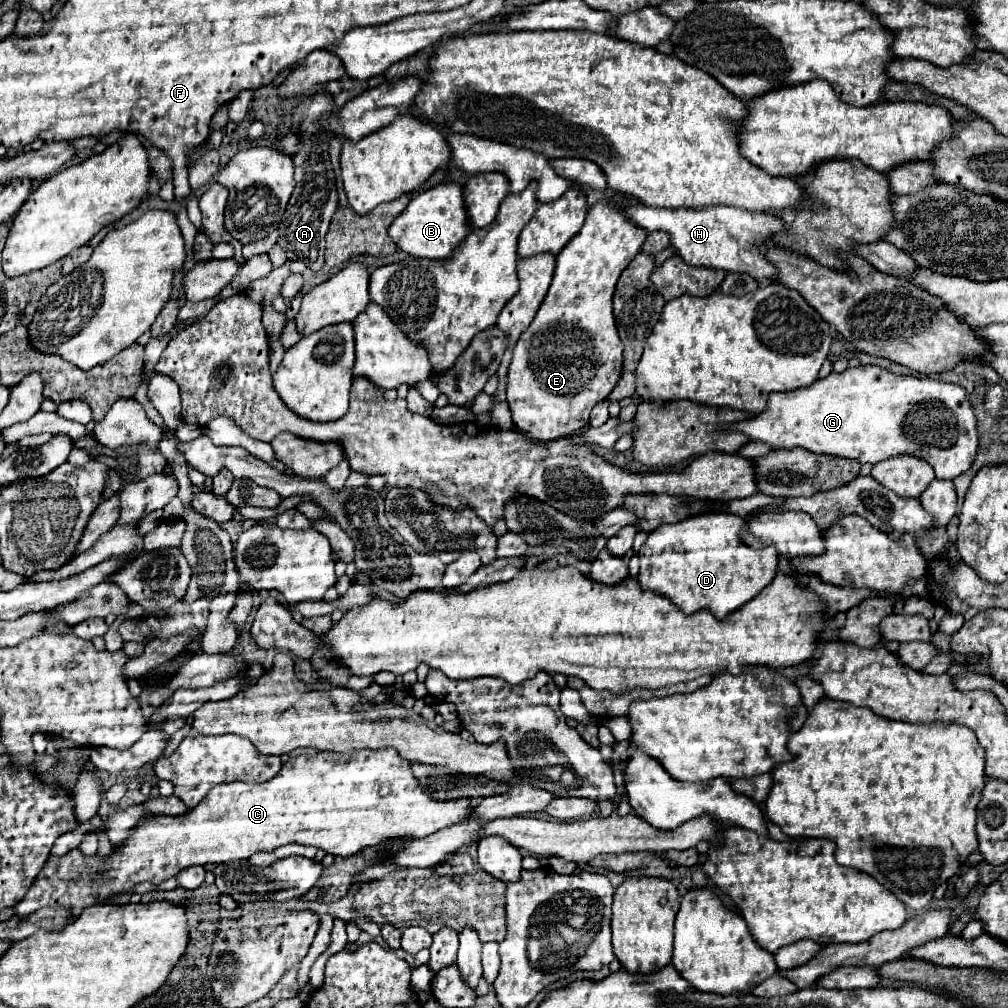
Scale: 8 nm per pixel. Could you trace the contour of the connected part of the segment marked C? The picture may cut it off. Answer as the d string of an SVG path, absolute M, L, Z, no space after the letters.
M395 748L383 750L353 750L347 754L339 752L317 752L315 756L297 756L283 764L283 770L263 784L231 782L219 784L209 790L207 798L193 810L183 816L155 816L153 820L141 822L131 838L115 848L115 852L101 860L99 856L83 856L81 850L71 850L67 856L51 856L37 880L25 894L25 898L15 906L17 916L33 914L43 906L63 904L73 908L73 918L81 914L85 906L103 902L113 896L129 894L137 882L161 884L167 878L173 878L177 872L199 866L199 864L223 864L229 860L243 860L255 852L273 852L285 844L305 844L323 848L333 856L353 856L367 846L377 846L383 840L393 838L425 838L435 834L441 828L465 822L473 818L475 810L469 804L469 798L437 802L429 798L417 778L411 772L411 762L403 760Z

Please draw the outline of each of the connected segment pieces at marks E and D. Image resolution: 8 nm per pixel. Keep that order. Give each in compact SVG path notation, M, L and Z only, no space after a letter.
M603 202L593 206L583 228L557 254L553 282L537 316L529 328L519 336L513 348L513 360L507 380L507 402L515 428L539 442L551 442L565 436L575 436L589 426L589 412L595 404L605 400L615 388L623 372L623 342L617 334L613 318L613 292L621 272L637 256L647 232L635 230L631 222L623 222L615 210L607 210Z
M715 512L691 516L675 524L659 526L649 534L647 542L639 550L641 590L671 598L671 602L675 602L675 606L685 614L709 610L719 620L727 618L731 612L739 610L743 604L753 600L775 578L777 564L779 564L779 552L773 546L755 550L747 544L741 544L739 538L741 532L743 532L743 518L733 514L715 514Z

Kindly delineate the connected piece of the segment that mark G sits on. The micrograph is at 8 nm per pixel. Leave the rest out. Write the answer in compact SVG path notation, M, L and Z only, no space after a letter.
M879 366L847 368L841 374L831 372L827 378L815 380L809 388L771 394L765 412L751 420L735 422L731 428L747 434L751 440L765 442L771 448L805 448L813 454L851 458L861 464L877 464L893 456L909 454L927 460L939 480L953 480L967 472L975 462L979 448L977 418L965 388L931 378L921 380L913 376L899 376Z

